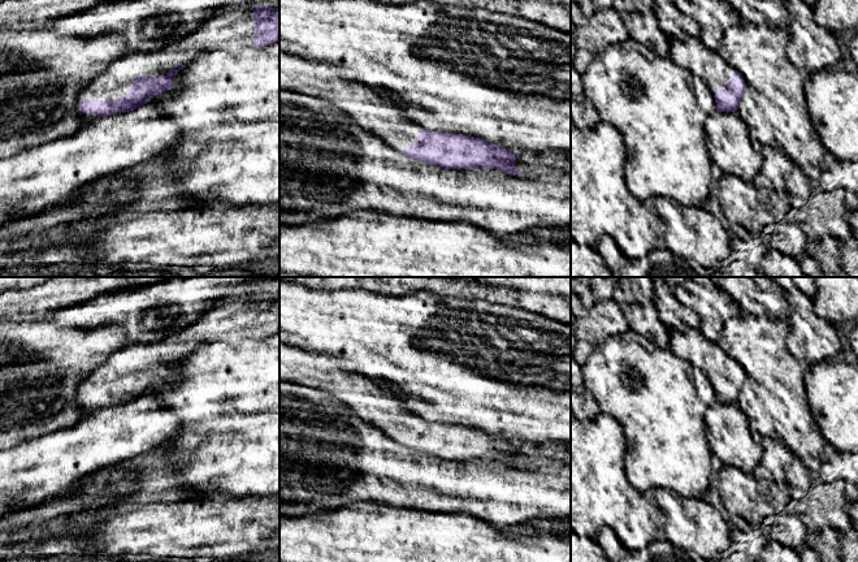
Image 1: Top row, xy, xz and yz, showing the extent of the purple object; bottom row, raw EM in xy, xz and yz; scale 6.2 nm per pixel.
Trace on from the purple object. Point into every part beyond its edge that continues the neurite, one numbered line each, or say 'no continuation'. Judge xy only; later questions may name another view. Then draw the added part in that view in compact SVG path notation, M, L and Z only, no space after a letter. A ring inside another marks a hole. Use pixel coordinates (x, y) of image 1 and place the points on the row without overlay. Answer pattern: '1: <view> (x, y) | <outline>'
1: xy (113, 375) | M213 311L204 312L199 320L182 330L173 333L155 343L129 343L126 347L114 350L104 364L100 364L87 379L77 386L77 402L84 415L99 410L99 406L87 406L81 402L78 394L82 392L116 392L125 389L127 381L133 377L134 368L165 368L169 360L178 360L179 356L191 355L199 346L214 342L221 336L218 314Z

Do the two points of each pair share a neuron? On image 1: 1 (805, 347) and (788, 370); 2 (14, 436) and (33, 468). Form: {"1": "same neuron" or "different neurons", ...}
{"1": "different neurons", "2": "different neurons"}

